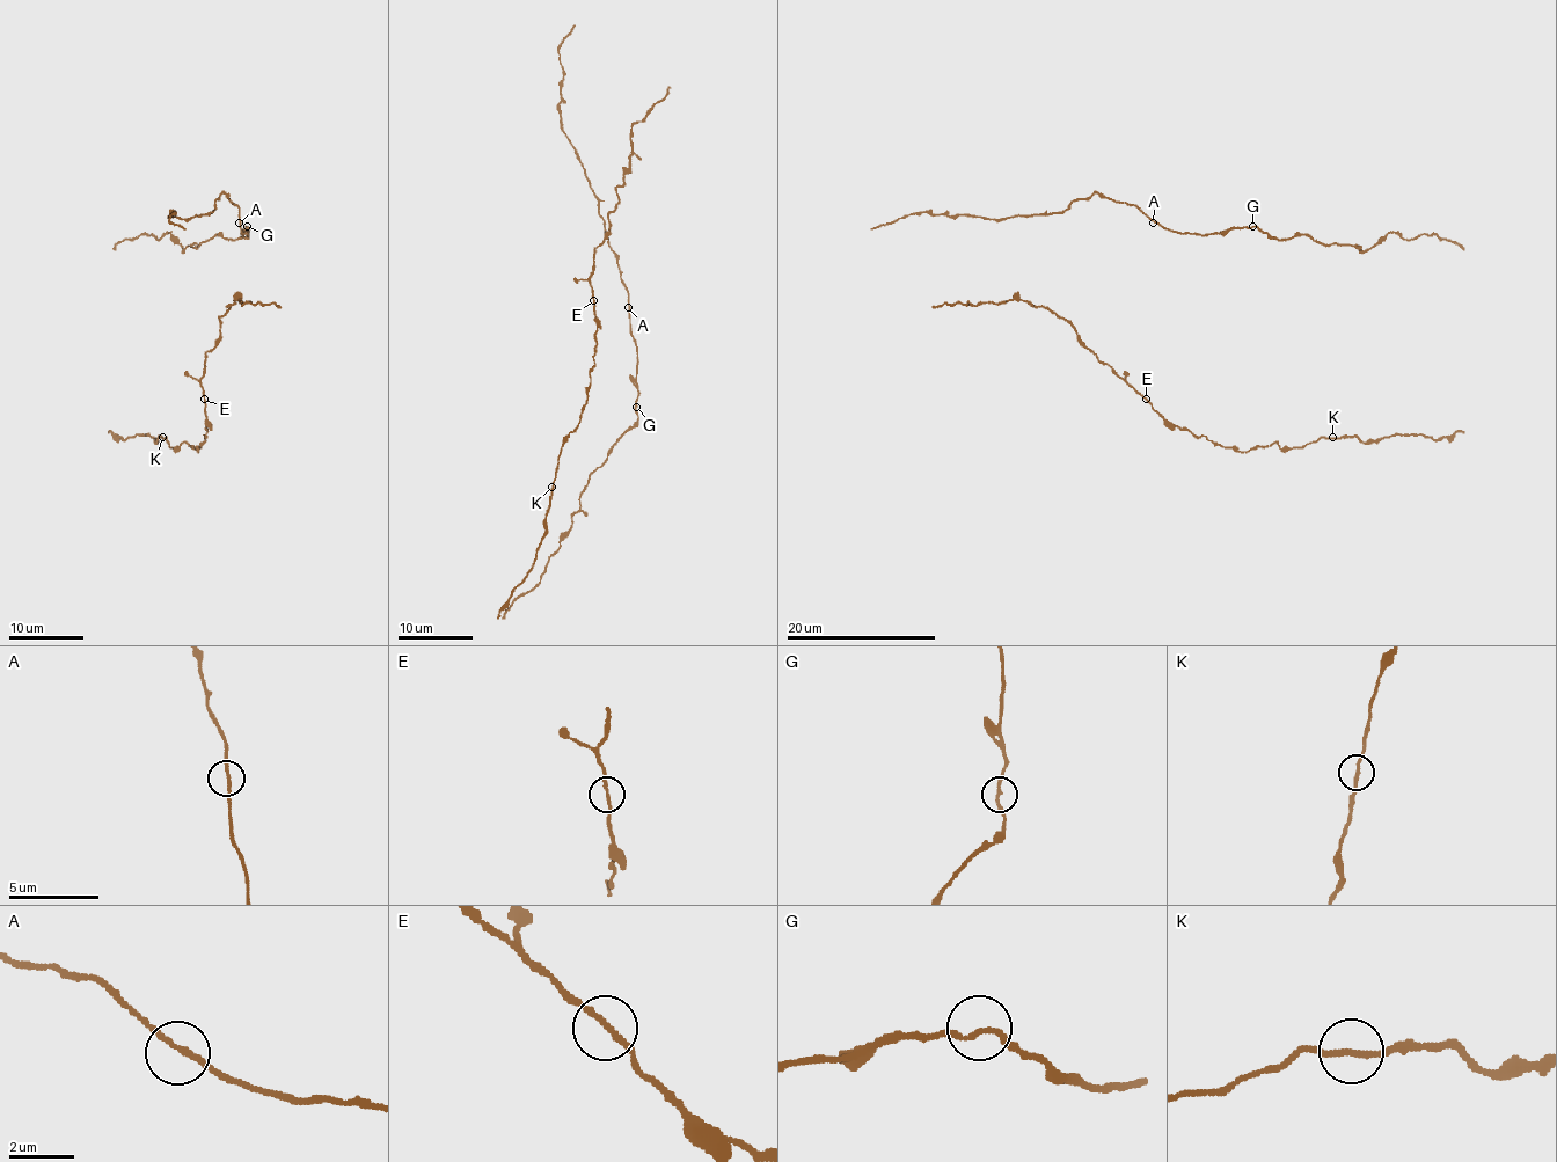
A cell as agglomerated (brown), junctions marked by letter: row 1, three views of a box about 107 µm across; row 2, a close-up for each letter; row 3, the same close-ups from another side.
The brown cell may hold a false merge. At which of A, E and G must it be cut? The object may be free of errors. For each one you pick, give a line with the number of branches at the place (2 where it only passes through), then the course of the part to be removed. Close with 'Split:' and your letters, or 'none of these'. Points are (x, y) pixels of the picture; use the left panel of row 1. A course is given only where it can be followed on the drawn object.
Split: none of these

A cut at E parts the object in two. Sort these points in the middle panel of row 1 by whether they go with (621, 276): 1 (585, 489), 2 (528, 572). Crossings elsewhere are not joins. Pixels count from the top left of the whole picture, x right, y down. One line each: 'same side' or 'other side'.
1: same side
2: other side

